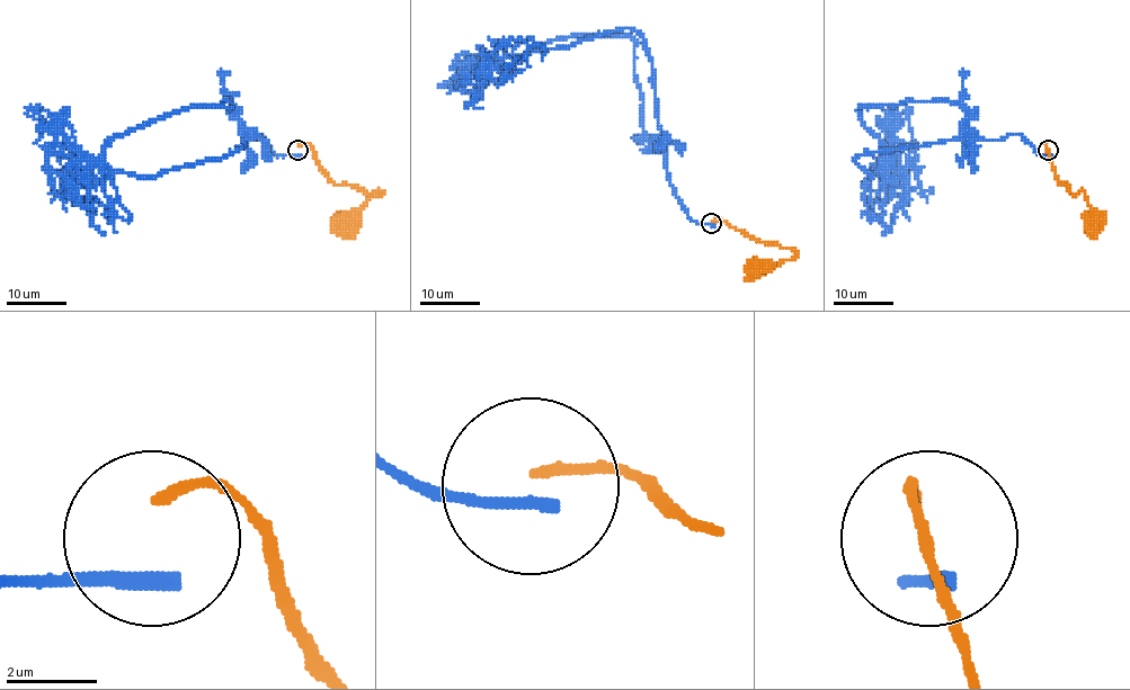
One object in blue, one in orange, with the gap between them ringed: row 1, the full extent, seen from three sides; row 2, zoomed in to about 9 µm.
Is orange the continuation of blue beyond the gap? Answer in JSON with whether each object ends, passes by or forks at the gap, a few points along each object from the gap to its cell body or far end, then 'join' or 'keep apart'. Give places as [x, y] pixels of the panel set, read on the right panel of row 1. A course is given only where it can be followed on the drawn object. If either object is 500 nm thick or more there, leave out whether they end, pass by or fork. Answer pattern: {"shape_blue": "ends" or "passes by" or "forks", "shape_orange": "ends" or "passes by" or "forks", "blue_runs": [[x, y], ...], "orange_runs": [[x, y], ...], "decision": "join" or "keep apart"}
{"shape_blue": "ends", "shape_orange": "ends", "blue_runs": [[1049, 154], [1014, 133], [857, 155], [871, 177], [889, 163], [886, 184], [904, 177], [907, 196], [883, 234]], "orange_runs": [[1047, 145], [1053, 177], [1067, 186], [1071, 194], [1084, 191], [1091, 211], [1086, 224], [1091, 225]], "decision": "keep apart"}

